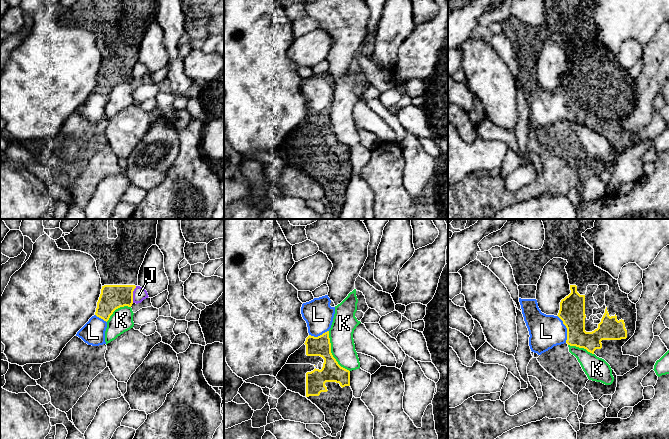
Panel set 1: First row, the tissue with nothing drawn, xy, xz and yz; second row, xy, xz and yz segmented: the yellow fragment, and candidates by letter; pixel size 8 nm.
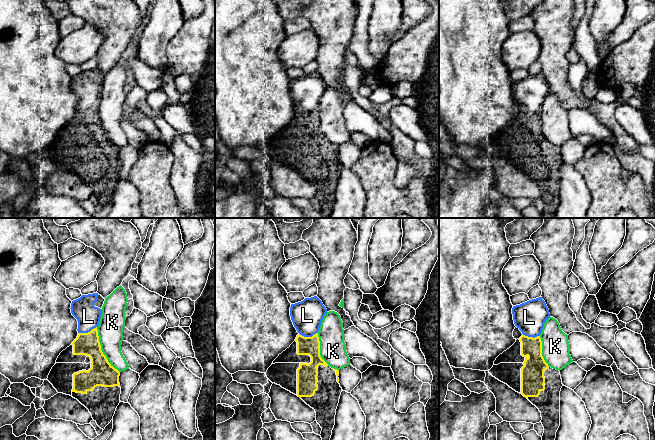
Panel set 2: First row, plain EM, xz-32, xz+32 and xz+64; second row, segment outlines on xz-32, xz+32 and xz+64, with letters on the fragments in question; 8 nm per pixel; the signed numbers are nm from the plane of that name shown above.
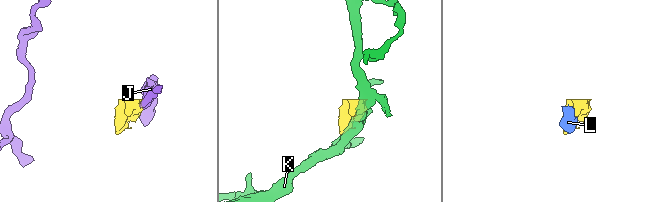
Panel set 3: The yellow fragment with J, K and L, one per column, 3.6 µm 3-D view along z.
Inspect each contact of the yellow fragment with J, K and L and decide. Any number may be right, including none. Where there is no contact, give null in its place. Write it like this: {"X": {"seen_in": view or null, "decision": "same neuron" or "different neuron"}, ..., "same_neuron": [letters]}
{"J": {"seen_in": "xy", "decision": "different neuron"}, "K": {"seen_in": "xz", "decision": "different neuron"}, "L": {"seen_in": "yz", "decision": "same neuron"}, "same_neuron": ["L"]}

